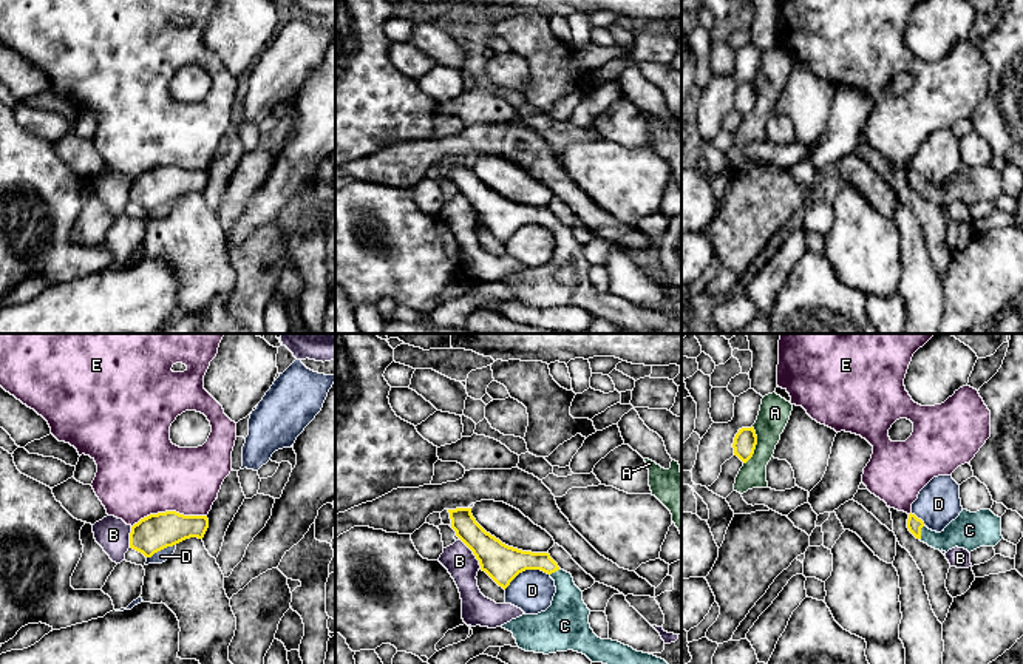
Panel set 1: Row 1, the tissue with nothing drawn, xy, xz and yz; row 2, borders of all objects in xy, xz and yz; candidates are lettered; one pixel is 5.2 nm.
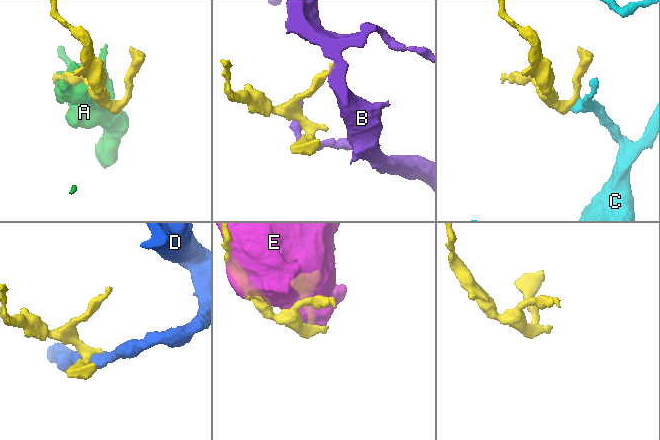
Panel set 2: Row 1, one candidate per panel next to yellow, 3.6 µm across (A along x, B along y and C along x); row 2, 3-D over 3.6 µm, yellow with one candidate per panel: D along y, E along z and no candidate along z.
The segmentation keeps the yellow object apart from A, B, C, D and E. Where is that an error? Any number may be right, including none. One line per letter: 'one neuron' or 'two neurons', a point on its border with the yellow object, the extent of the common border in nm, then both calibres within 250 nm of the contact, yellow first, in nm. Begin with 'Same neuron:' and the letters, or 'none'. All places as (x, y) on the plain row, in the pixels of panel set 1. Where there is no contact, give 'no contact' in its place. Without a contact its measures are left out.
Same neuron: C
A: two neurons; meets yellow in yz at (756, 98); contact 200 nm long; 120 nm thick on the yellow side, 160 nm on the other
B: two neurons; meets yellow in xz at (473, 207); contact 200 nm long; 190 nm thick on the yellow side, 160 nm on the other
C: one neuron; meets yellow in yz at (920, 187); contact 80 nm long; 80 nm thick on the yellow side, 180 nm on the other
D: two neurons; meets yellow in xz at (526, 223); contact 260 nm long; 190 nm thick on the yellow side, 220 nm on the other
E: two neurons; meets yellow in xy at (169, 166); contact 400 nm long; 190 nm thick on the yellow side, 440 nm on the other

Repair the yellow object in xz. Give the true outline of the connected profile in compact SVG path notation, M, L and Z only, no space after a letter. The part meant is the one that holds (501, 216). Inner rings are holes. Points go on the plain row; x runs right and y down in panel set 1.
M471 162L448 167L456 190L473 205L481 224L504 244L525 224L541 224L555 235L556 247L545 266L522 269L501 279L513 287L519 303L544 309L573 304L637 334L660 334L664 329L669 321L664 313L593 287L583 246L549 207L522 205L502 198L476 176Z

